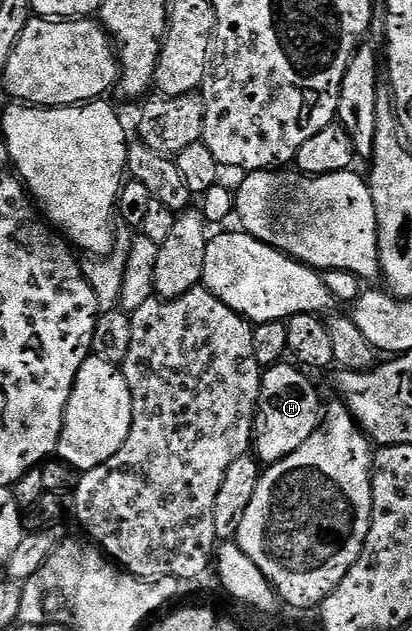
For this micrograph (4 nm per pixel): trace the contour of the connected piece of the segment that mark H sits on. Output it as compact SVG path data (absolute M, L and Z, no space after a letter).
M289 362L273 364L262 371L251 445L262 465L277 464L295 454L295 450L299 450L299 446L303 446L303 442L307 442L307 438L311 438L317 429L323 403L317 397L316 386L304 375L308 376L300 367Z

